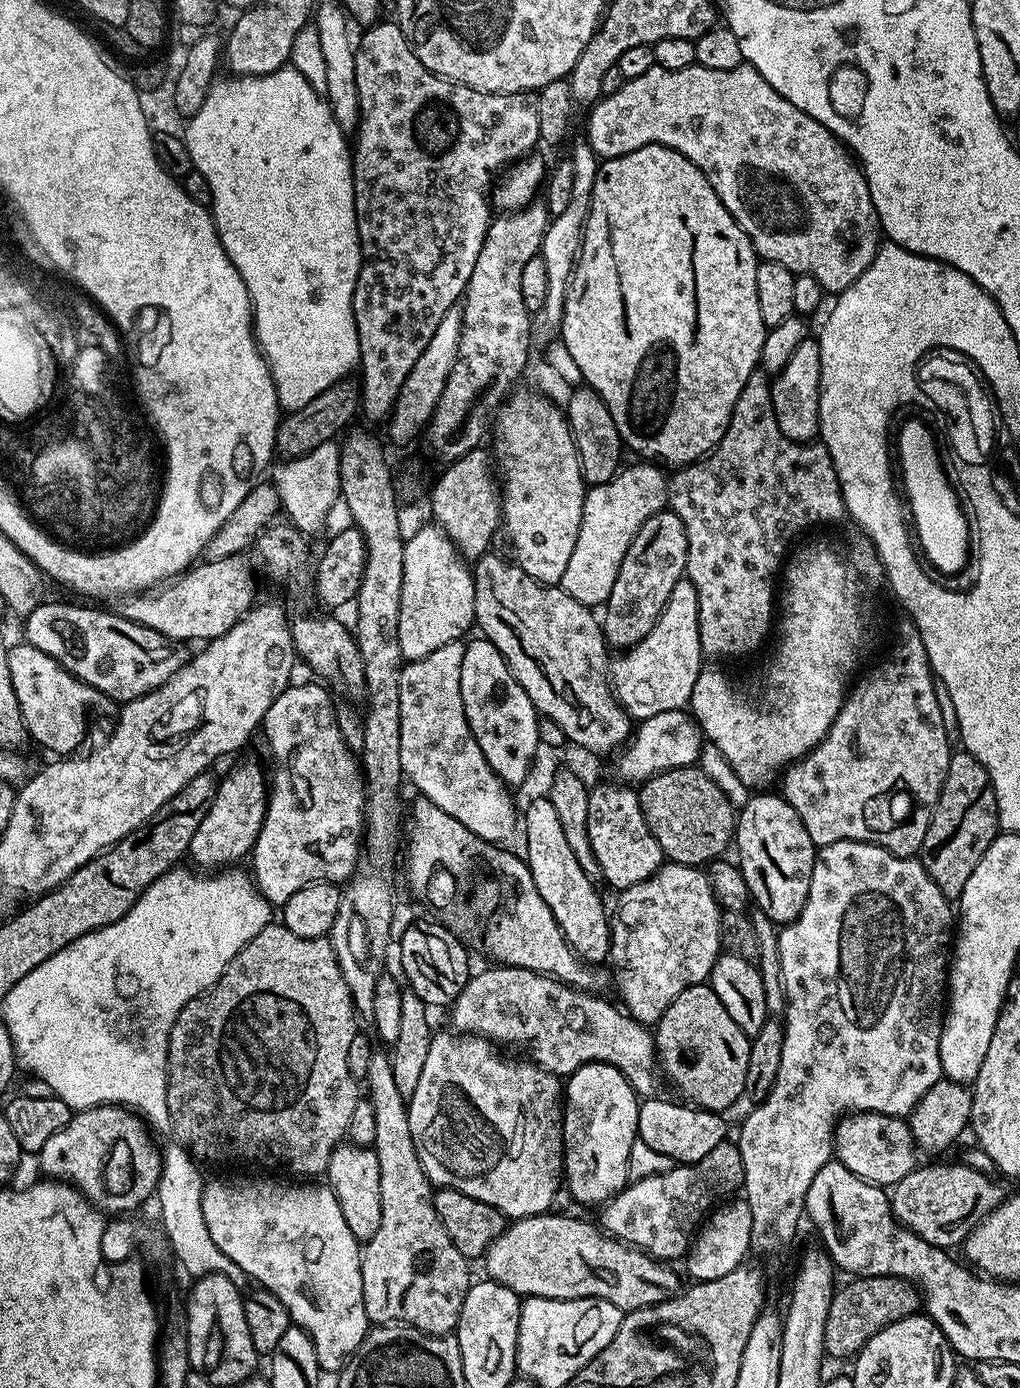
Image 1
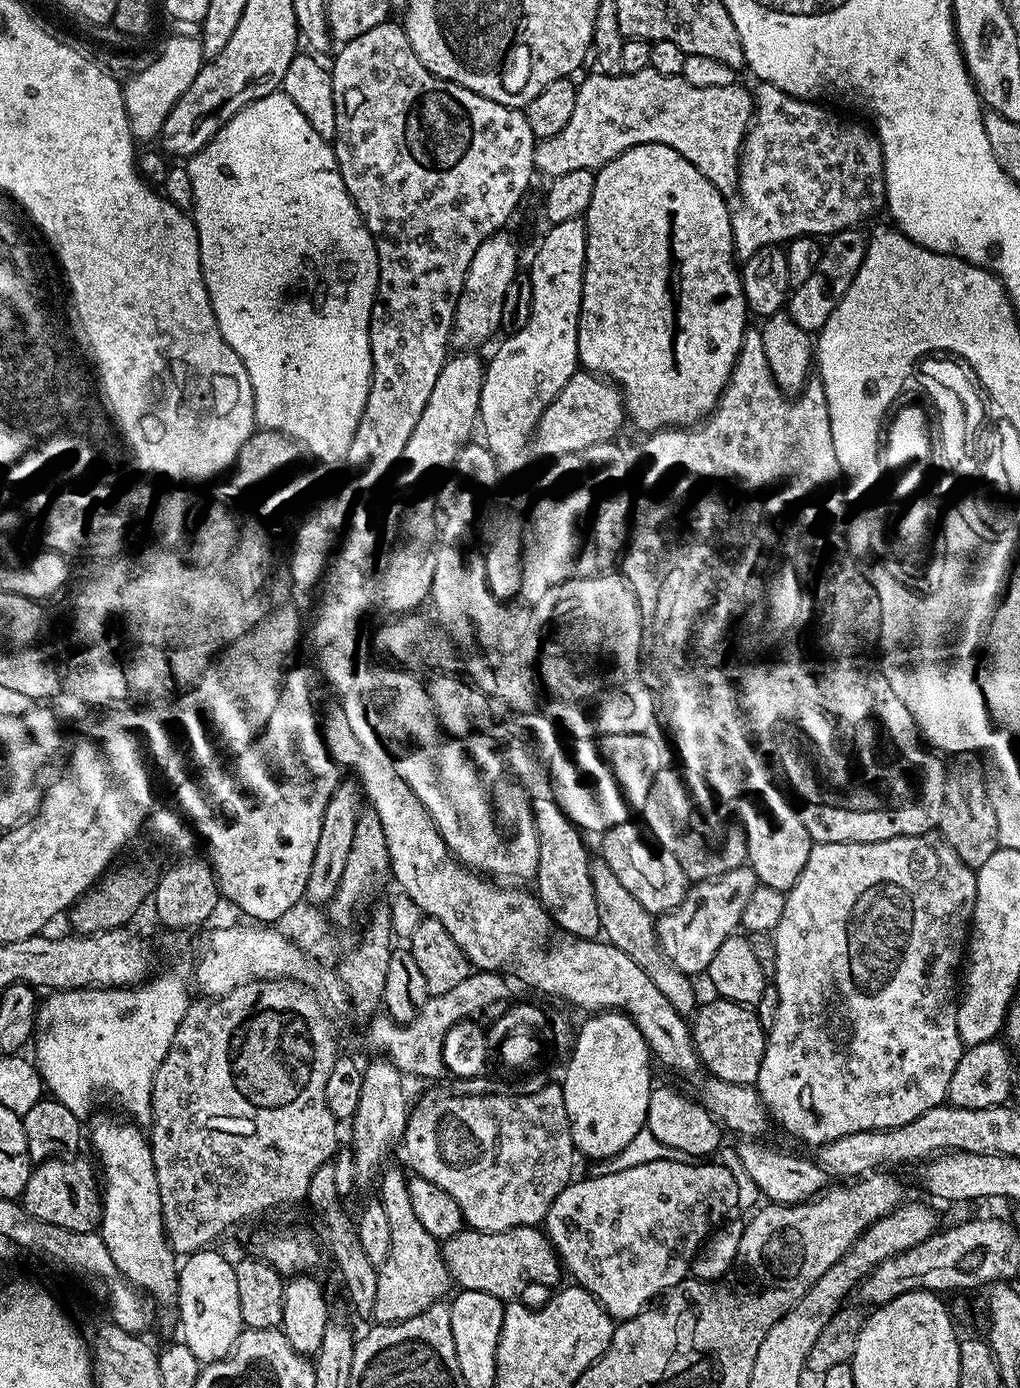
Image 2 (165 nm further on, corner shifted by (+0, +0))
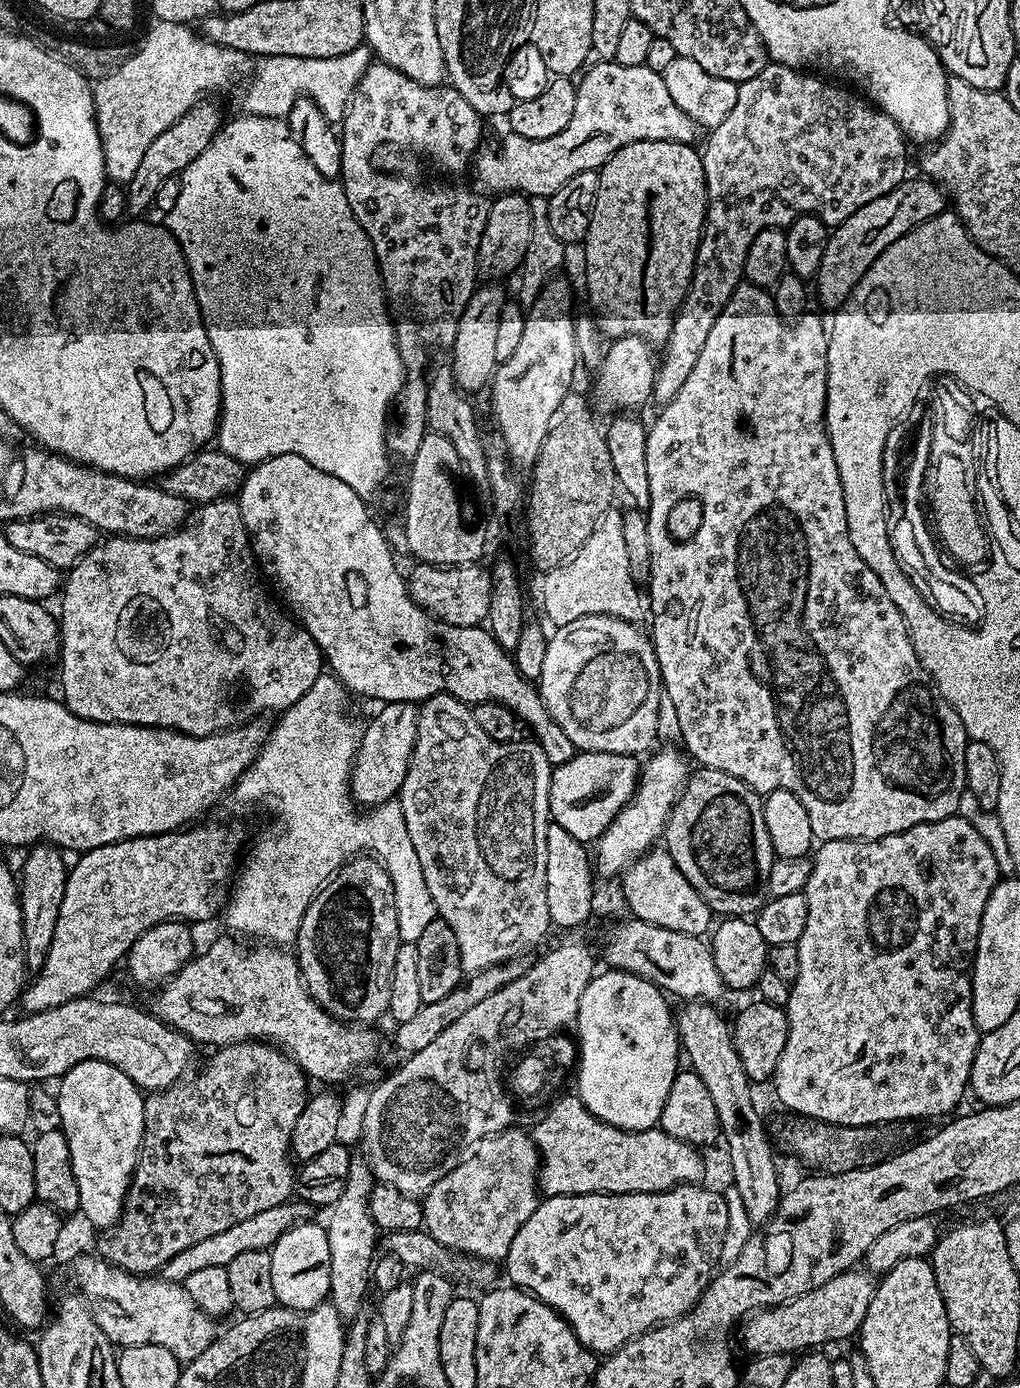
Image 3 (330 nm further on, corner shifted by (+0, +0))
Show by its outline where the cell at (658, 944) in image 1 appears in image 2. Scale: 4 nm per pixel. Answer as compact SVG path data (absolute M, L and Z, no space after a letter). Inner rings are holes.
M747 866L715 876L713 880L693 883L680 905L673 912L665 912L656 920L656 939L660 941L660 949L663 950L664 955L678 970L682 970L688 976L696 978L699 977L699 972L700 975L707 973L714 954L718 954L718 946L722 946L722 942L726 942L726 938L733 936L740 928L742 910L746 907L750 894L754 894L757 883L754 870Z

